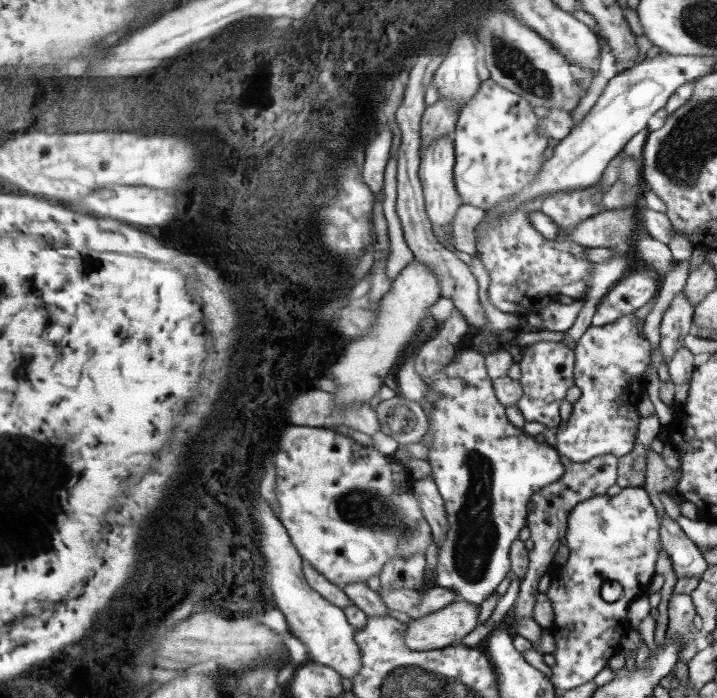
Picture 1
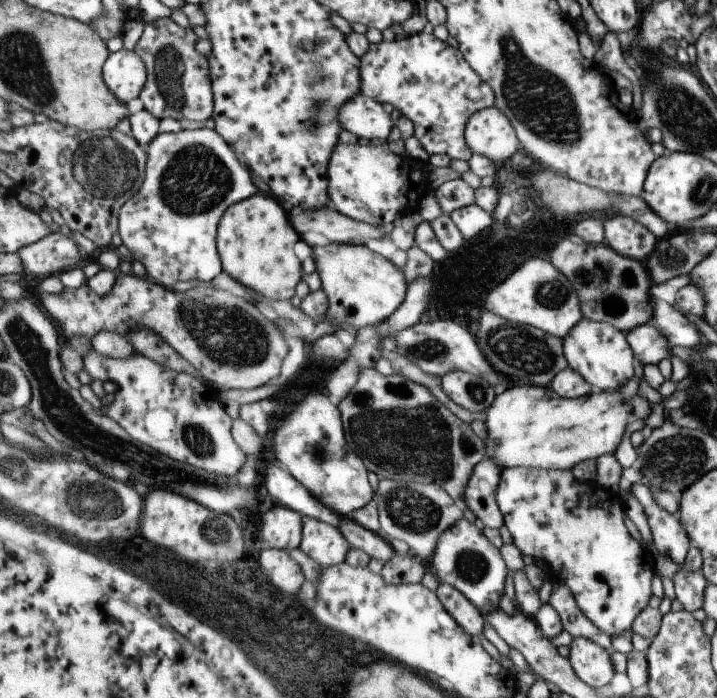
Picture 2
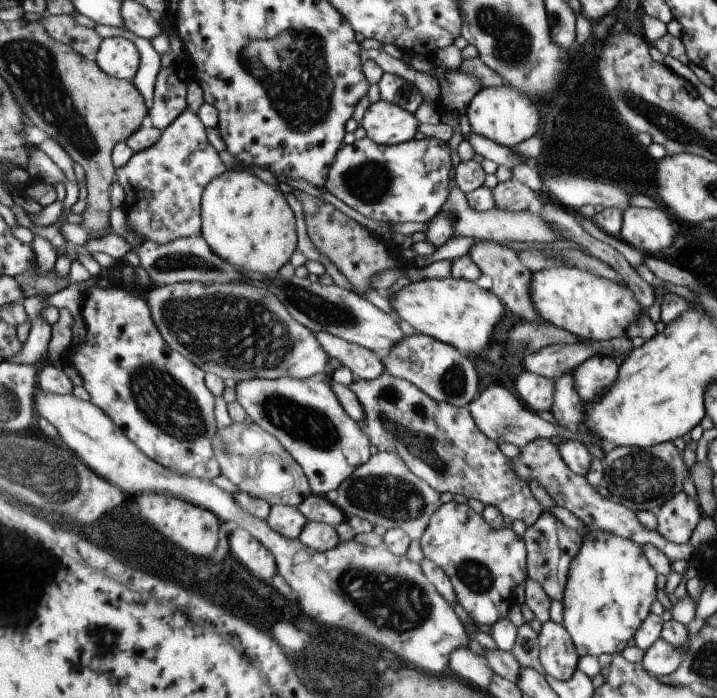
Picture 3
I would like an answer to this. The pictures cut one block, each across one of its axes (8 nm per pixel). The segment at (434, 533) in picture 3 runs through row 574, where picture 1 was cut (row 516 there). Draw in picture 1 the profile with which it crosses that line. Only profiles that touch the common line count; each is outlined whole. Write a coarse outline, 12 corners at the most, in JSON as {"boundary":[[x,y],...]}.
{"boundary":[[474,347],[430,381],[451,531],[437,584],[484,604],[568,472]]}

